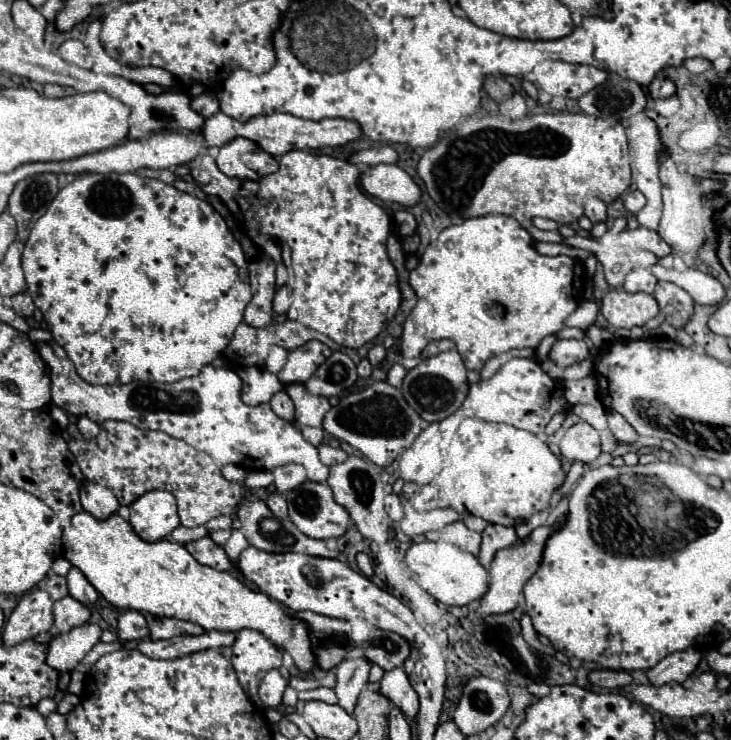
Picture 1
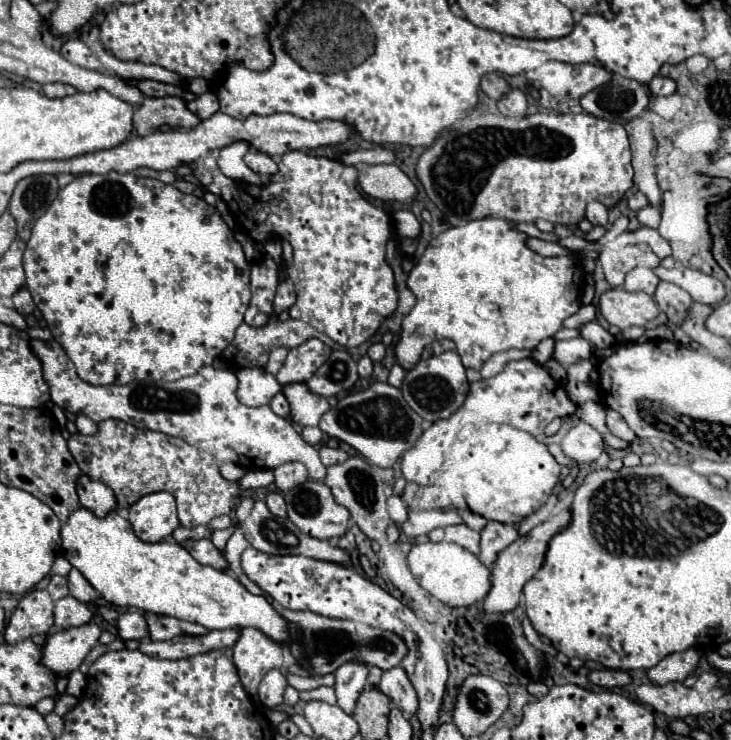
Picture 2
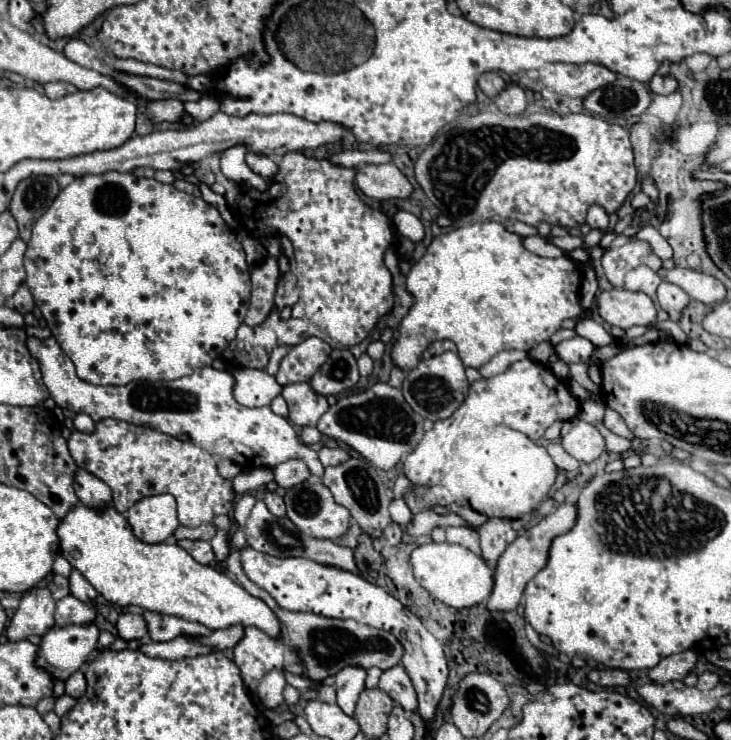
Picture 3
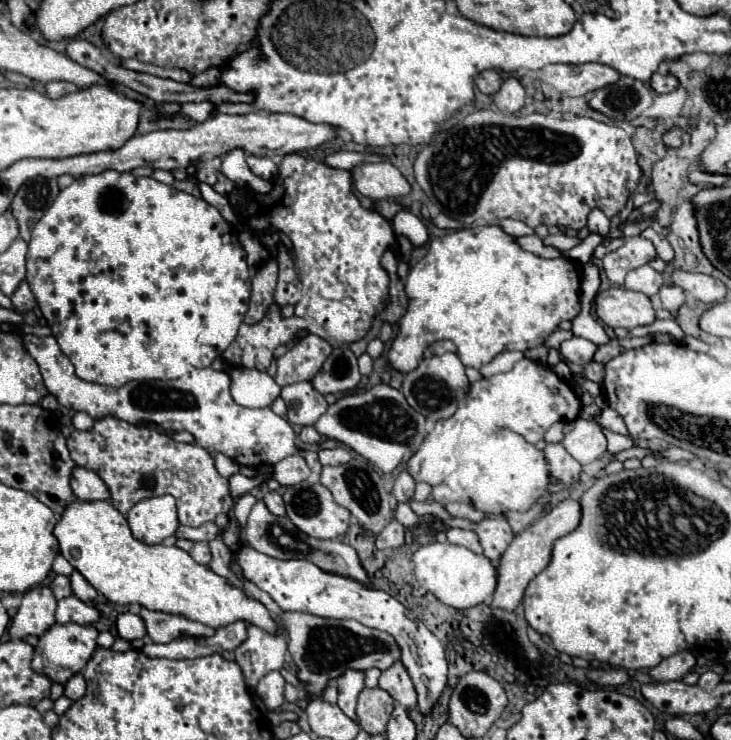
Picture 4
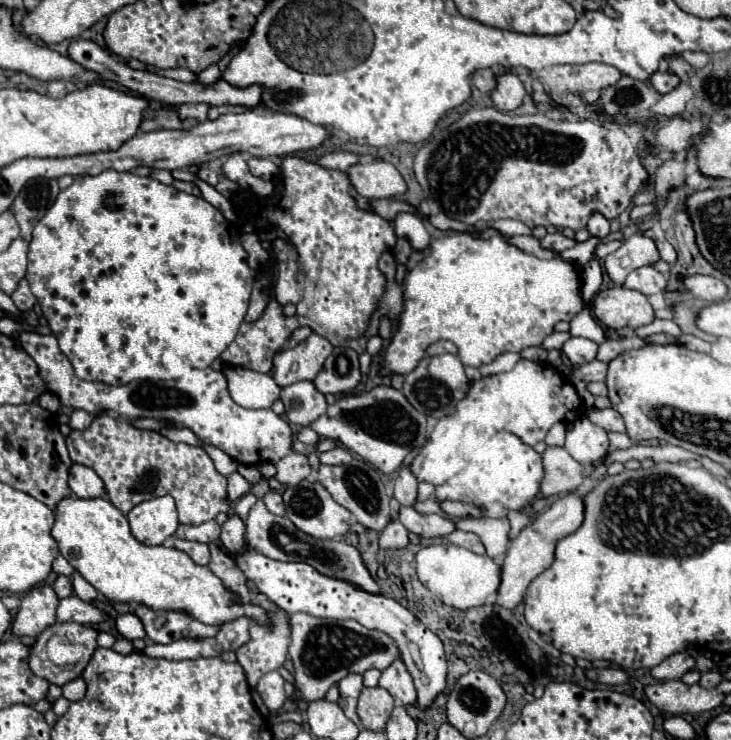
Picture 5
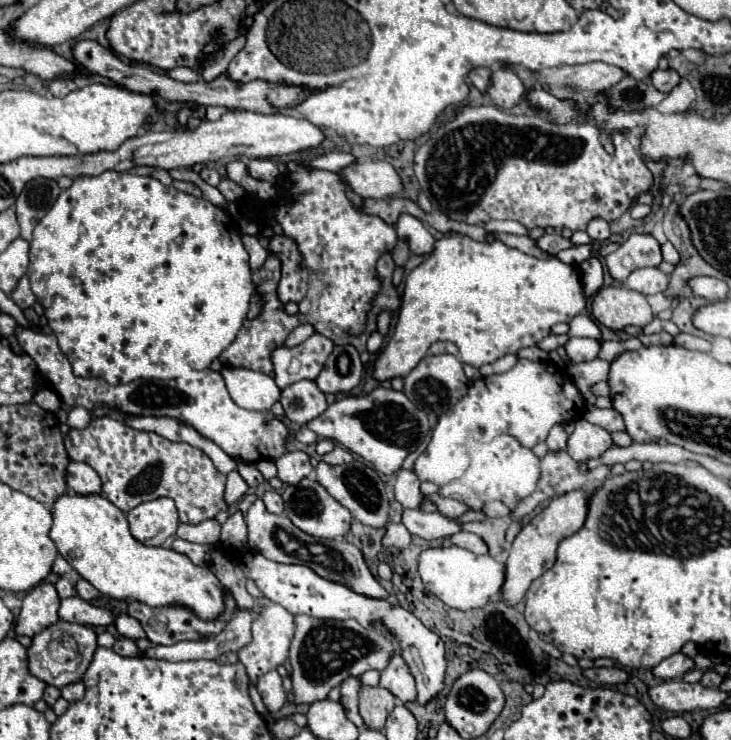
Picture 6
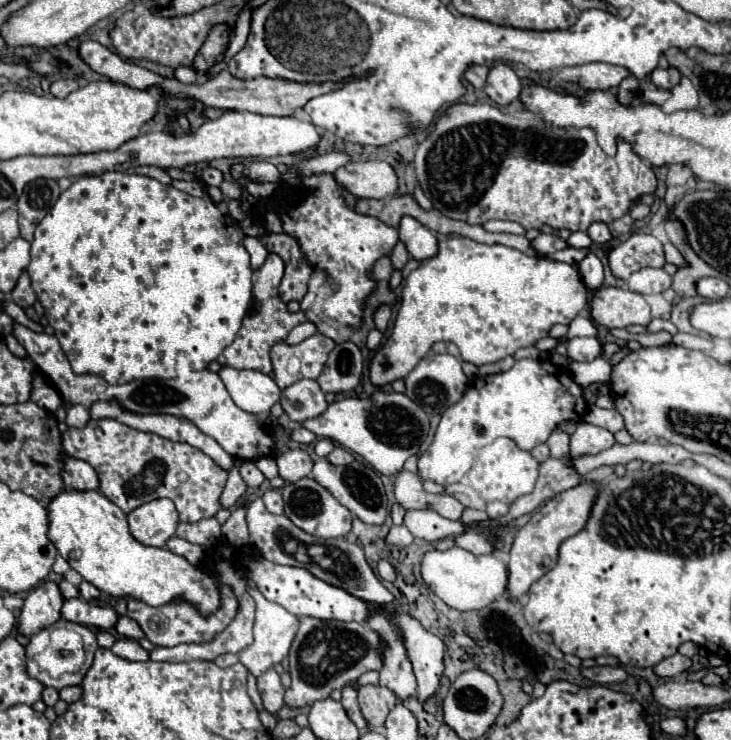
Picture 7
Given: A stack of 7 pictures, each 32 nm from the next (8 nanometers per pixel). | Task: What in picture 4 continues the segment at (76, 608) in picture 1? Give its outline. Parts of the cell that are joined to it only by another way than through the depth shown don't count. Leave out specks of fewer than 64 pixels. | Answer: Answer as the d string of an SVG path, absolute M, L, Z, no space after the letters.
M66 596L62 600L58 600L58 608L56 608L56 622L58 624L94 624L98 620L98 610L82 600L78 600L76 596Z

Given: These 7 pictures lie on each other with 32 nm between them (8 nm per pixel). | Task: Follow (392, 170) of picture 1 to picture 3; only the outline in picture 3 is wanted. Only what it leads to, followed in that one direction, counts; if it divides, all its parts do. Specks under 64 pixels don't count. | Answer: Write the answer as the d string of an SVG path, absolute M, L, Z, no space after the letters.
M392 162L360 166L356 170L356 184L374 200L404 200L414 192L414 186Z

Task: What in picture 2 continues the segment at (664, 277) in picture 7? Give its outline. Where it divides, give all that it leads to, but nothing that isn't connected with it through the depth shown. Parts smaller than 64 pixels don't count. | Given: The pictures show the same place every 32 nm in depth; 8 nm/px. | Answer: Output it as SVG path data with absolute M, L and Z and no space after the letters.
M634 268L626 274L626 282L624 282L624 290L628 292L646 292L646 294L654 294L656 284L658 284L658 276L650 270L650 268Z

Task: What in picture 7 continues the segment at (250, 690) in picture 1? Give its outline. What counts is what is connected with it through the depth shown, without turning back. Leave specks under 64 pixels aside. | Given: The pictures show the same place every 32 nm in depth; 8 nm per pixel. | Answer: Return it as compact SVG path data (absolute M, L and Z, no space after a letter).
M248 580L248 592L250 596L256 600L256 620L254 620L254 642L249 648L242 650L240 662L244 664L248 672L258 678L260 674L264 674L266 670L274 668L276 664L280 664L290 650L290 644L296 636L298 630L298 618L292 616L290 612L286 612L284 608L280 608L280 604L272 604L270 600L264 600L264 596L260 596L260 590L256 588L256 584L252 584L252 580Z

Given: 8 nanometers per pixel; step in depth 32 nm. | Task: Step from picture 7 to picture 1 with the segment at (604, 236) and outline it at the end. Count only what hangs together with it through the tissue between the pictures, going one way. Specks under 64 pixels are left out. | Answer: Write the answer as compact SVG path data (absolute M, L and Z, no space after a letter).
M588 198L586 206L584 206L584 214L594 222L606 222L606 204L598 198Z

